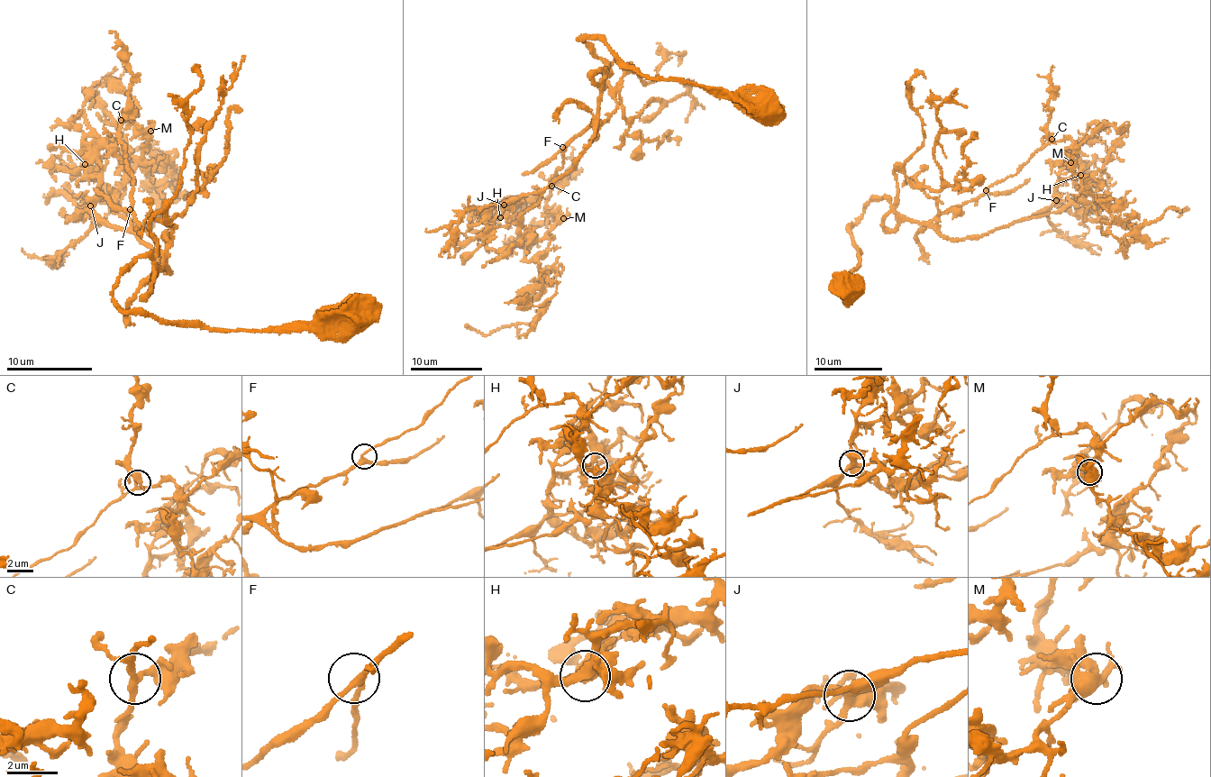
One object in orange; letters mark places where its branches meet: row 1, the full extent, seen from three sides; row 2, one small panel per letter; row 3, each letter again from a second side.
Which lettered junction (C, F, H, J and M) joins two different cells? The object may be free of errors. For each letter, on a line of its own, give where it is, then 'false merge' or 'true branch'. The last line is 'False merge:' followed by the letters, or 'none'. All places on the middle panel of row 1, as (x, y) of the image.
C: at (551, 186); true branch
F: at (562, 147); true branch
H: at (500, 217); true branch
J: at (504, 205); true branch
M: at (563, 218); false merge
False merge: M

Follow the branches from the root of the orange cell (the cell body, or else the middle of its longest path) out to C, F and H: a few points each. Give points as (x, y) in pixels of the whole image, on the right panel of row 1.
C: (851, 291), (861, 253), (850, 229), (871, 201), (885, 196), (900, 215), (931, 223), (1051, 139)
F: (851, 291), (845, 287), (861, 253), (850, 229), (871, 201), (885, 196), (900, 215), (931, 223), (986, 190)
H: (851, 291), (861, 253), (850, 229), (871, 201), (978, 238), (1042, 213), (1080, 175)

